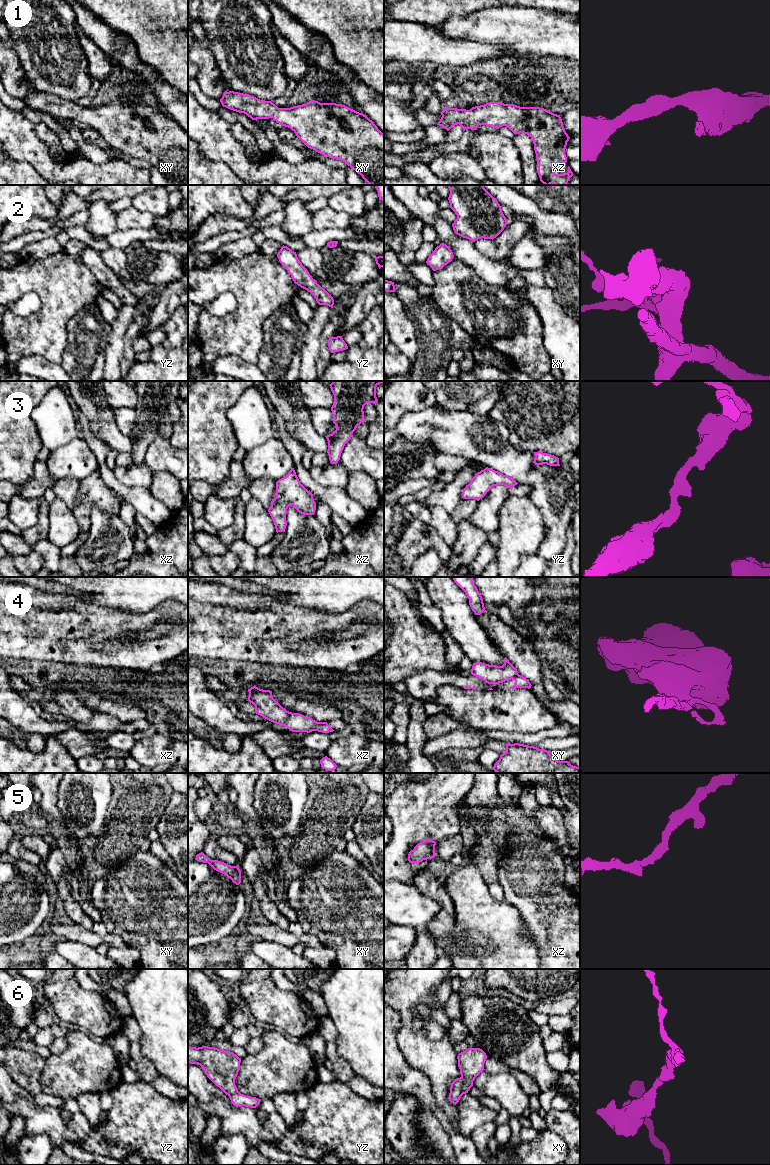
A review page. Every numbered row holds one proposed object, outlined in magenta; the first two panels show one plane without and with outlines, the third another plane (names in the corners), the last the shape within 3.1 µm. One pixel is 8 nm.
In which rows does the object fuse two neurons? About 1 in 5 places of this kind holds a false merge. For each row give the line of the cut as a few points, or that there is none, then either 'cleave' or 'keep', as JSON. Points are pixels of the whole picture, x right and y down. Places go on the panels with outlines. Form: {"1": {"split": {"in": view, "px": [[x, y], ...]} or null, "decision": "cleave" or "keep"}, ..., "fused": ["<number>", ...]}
{"1": {"split": null, "decision": "keep"}, "2": {"split": null, "decision": "keep"}, "3": {"split": null, "decision": "keep"}, "4": {"split": {"in": "xz", "px": [[318, 722], [315, 730]]}, "decision": "cleave"}, "5": {"split": null, "decision": "keep"}, "6": {"split": null, "decision": "keep"}, "fused": ["4"]}

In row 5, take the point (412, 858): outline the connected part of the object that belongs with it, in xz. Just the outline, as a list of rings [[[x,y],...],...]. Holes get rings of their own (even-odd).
[[[426,839],[418,843],[413,850],[408,854],[408,861],[413,863],[420,863],[423,860],[432,859],[435,855],[436,842],[431,839]]]

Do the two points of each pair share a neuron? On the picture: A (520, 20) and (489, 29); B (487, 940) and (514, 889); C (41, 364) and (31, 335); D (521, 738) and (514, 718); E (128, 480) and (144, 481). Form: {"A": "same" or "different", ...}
{"A": "same", "B": "different", "C": "different", "D": "different", "E": "same"}

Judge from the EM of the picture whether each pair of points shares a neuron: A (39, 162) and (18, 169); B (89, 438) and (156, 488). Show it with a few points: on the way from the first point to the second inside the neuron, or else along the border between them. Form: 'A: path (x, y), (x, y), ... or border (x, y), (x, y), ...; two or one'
A: border (10, 158), (16, 161), (28, 162), (40, 174); two
B: border (148, 489), (155, 498), (166, 505); two

